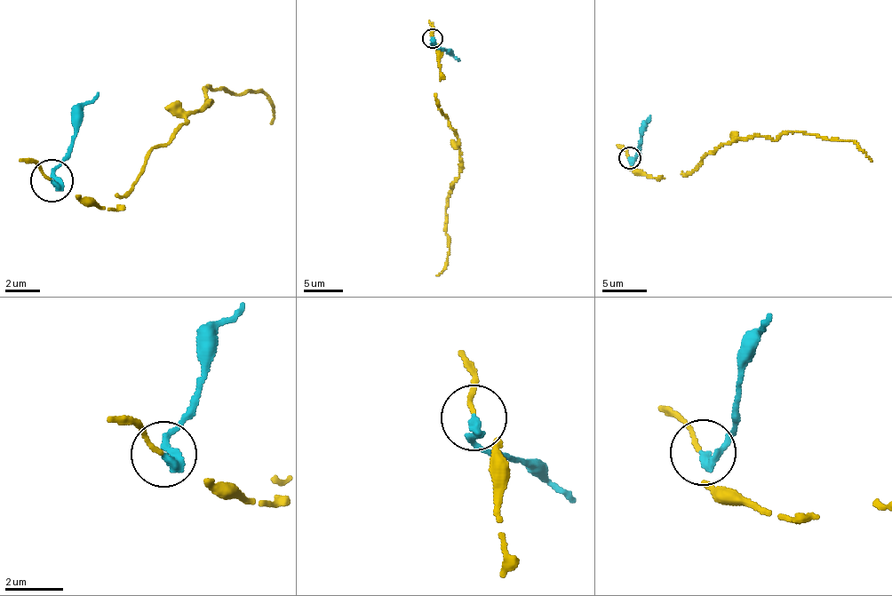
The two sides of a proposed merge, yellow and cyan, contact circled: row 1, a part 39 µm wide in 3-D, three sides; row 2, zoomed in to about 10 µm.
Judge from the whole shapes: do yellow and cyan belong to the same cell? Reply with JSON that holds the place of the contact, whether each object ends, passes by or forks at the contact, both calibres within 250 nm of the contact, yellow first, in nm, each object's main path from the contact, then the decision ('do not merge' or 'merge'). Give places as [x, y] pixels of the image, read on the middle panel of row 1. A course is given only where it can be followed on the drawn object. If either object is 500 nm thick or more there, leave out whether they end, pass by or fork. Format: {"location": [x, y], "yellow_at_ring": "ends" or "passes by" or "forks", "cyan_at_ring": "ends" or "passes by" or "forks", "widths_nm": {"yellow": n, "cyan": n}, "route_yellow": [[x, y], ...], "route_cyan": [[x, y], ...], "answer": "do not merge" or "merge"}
{"location": [433, 38], "yellow_at_ring": "ends", "cyan_at_ring": "ends", "widths_nm": {"yellow": 130, "cyan": 300}, "route_yellow": [[432, 37], [439, 49], [436, 102], [457, 135], [459, 168], [459, 178], [445, 209], [448, 258], [436, 275]], "route_cyan": [[432, 37], [434, 45], [449, 49], [459, 60]], "answer": "do not merge"}

